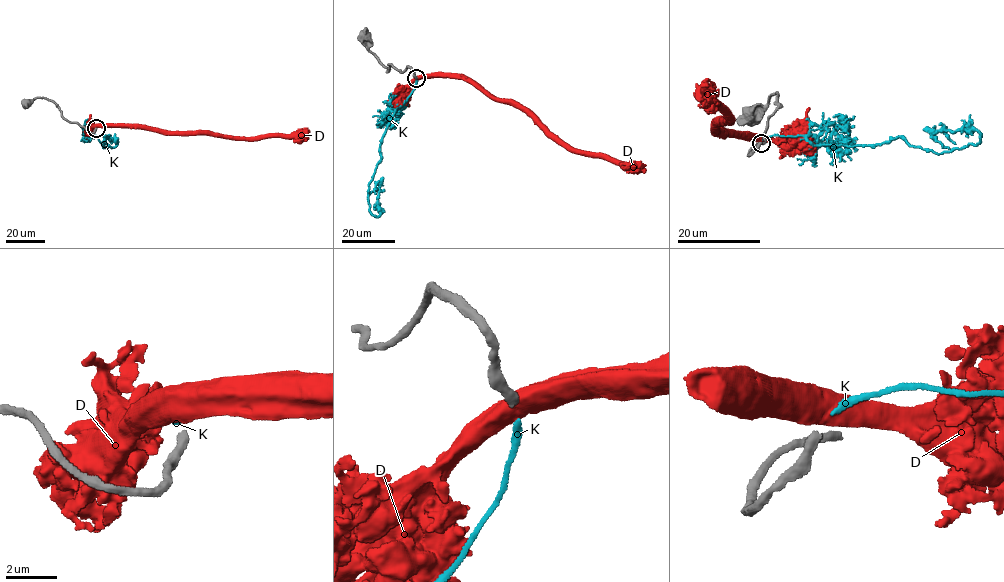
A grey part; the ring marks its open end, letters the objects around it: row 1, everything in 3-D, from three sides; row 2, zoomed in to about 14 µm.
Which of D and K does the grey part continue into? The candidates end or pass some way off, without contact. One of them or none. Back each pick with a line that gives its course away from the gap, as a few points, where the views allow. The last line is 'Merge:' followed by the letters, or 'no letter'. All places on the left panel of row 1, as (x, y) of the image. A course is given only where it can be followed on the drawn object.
Merge: no letter

